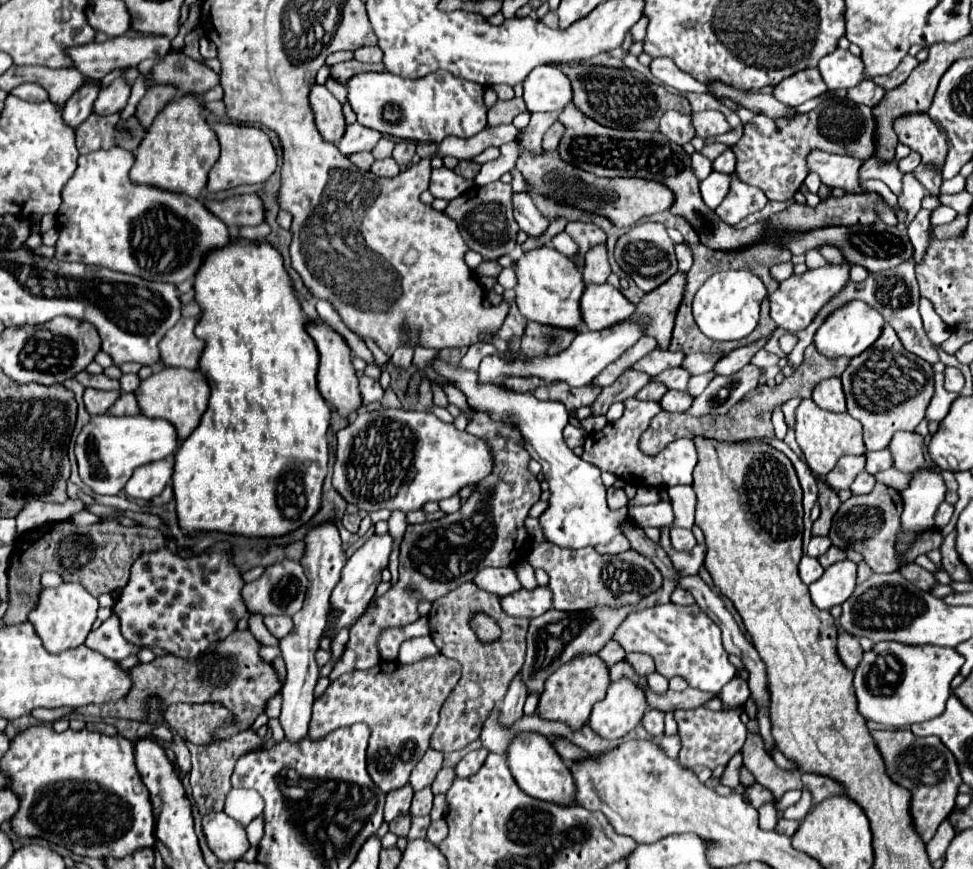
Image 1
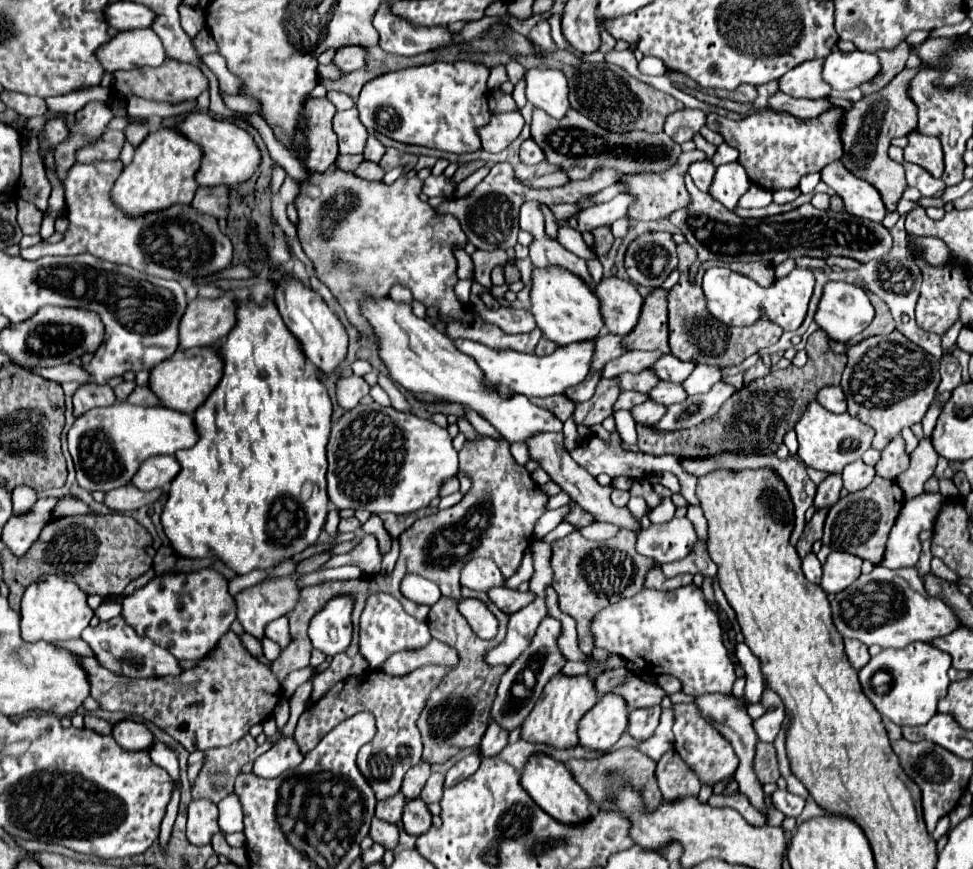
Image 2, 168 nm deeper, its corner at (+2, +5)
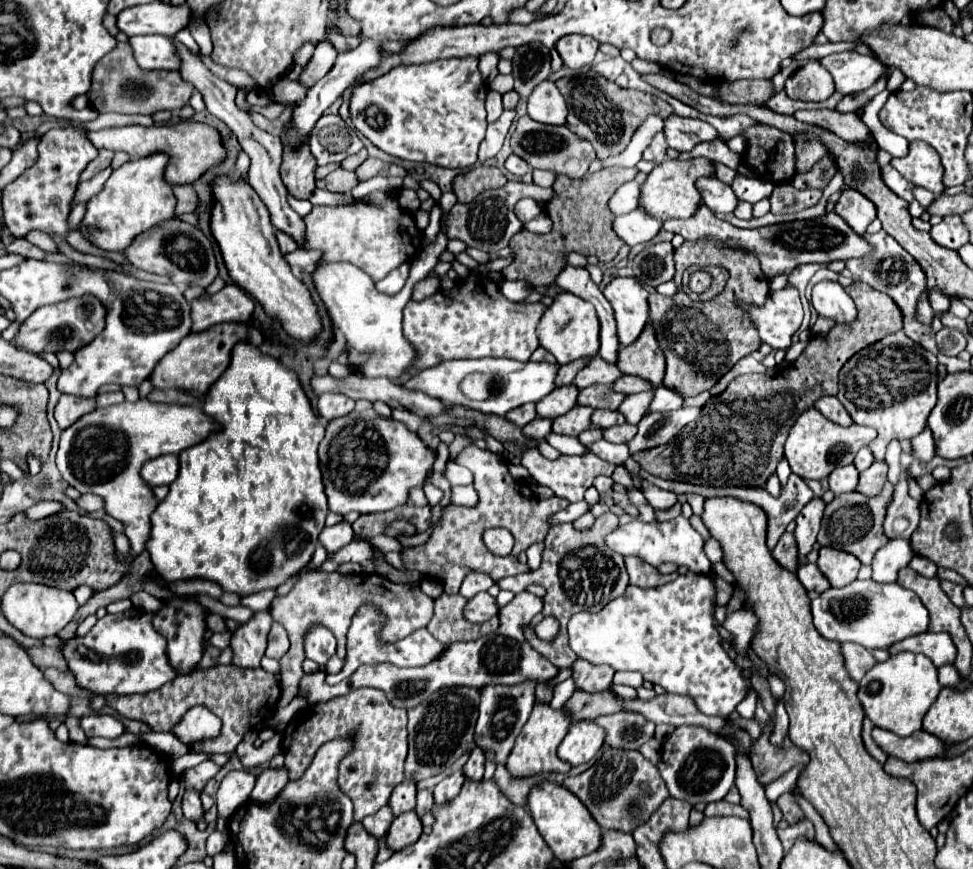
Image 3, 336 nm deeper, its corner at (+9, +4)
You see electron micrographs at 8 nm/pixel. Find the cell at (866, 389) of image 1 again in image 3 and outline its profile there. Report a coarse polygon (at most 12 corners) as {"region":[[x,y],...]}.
{"region":[[903,331],[855,353],[837,399],[891,439],[913,439],[937,401],[937,357]]}

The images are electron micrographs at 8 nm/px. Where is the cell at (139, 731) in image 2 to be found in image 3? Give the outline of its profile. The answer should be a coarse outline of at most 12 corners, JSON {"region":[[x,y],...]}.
{"region":[[113,715],[83,717],[81,727],[89,737],[113,739],[125,733]]}

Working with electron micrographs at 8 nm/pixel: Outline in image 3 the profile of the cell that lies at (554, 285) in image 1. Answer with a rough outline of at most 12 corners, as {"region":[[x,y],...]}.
{"region":[[559,291],[537,325],[559,365],[599,351],[595,307]]}

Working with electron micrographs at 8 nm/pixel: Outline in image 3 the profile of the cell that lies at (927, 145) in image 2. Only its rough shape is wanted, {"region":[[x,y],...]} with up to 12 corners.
{"region":[[911,141],[905,157],[891,159],[907,181],[935,195],[945,189],[943,165],[931,145]]}

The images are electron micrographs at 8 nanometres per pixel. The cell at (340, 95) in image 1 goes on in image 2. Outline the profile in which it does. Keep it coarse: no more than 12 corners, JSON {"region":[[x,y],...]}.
{"region":[[328,92],[326,98],[336,110],[348,110],[355,105],[348,94]]}

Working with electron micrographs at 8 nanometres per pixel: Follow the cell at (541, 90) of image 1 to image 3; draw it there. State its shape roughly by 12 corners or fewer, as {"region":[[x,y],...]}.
{"region":[[551,79],[533,89],[529,117],[567,123],[567,103]]}

